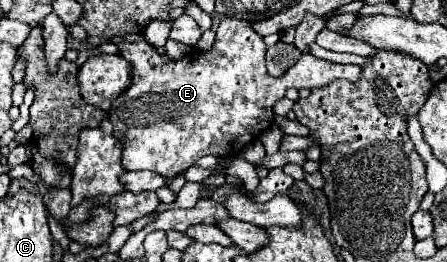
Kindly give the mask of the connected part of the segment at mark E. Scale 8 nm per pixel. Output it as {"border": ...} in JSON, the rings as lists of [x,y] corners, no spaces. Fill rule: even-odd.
{"border":[[[229,17],[223,19],[217,27],[217,37],[211,51],[191,51],[177,61],[157,53],[157,49],[147,41],[129,43],[121,37],[113,37],[113,43],[119,45],[121,57],[125,57],[131,63],[131,87],[123,95],[119,95],[119,99],[115,99],[115,103],[109,109],[109,119],[115,127],[115,137],[123,141],[121,163],[127,171],[149,169],[167,179],[195,165],[205,155],[237,157],[243,151],[243,147],[259,139],[259,135],[273,125],[273,105],[285,97],[285,91],[289,87],[317,89],[337,79],[357,83],[357,79],[363,73],[361,65],[335,65],[307,53],[281,77],[271,77],[265,69],[263,37],[257,35],[247,21]]]}

